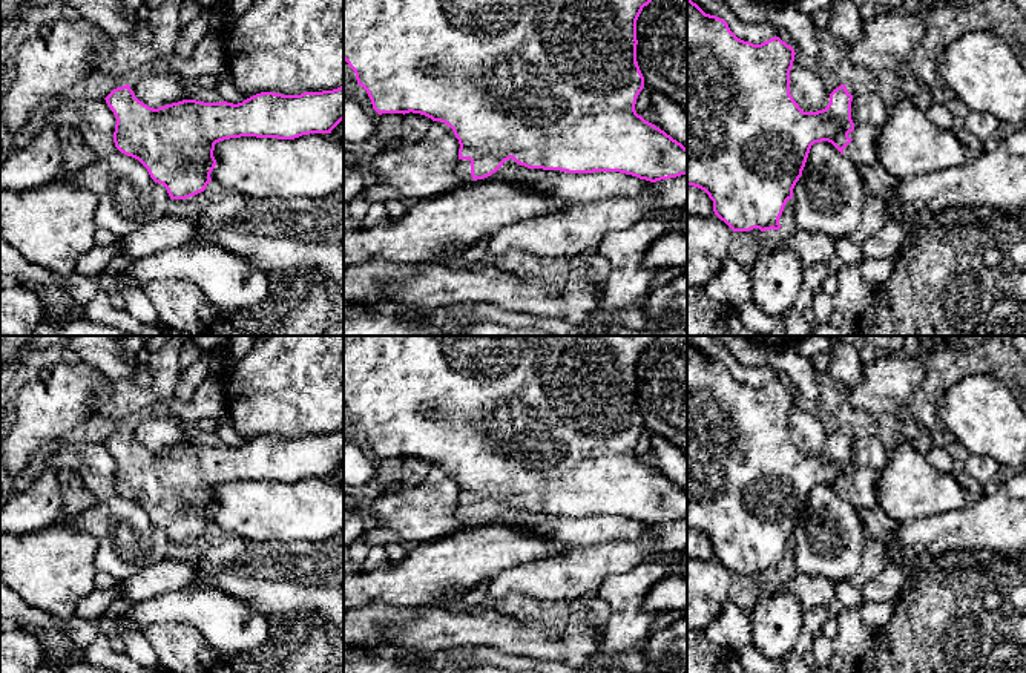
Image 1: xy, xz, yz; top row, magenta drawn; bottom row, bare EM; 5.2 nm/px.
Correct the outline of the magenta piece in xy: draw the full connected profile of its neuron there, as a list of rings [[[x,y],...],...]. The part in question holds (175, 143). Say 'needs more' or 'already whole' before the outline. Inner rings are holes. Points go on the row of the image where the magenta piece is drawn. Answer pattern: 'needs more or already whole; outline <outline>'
already whole; outline [[[126,84],[113,89],[104,100],[117,118],[113,132],[115,147],[121,153],[138,159],[147,169],[150,178],[167,189],[170,199],[187,199],[206,190],[212,181],[210,173],[216,166],[213,150],[219,141],[241,136],[294,140],[310,133],[331,133],[344,120],[344,86],[333,90],[304,92],[301,95],[261,92],[238,104],[183,100],[153,109],[140,101],[130,86]]]

